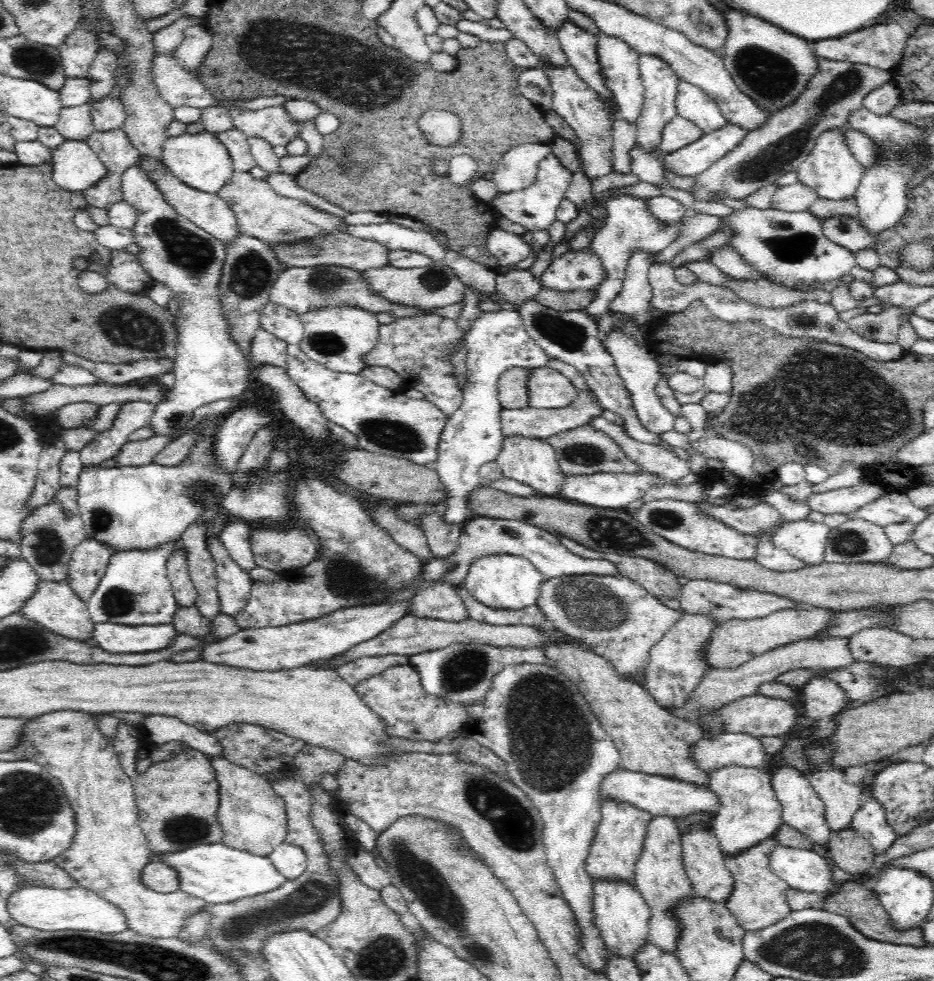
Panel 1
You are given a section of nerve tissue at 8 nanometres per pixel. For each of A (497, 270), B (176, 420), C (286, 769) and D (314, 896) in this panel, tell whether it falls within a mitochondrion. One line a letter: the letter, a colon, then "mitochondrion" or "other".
A: other
B: mitochondrion
C: other
D: mitochondrion

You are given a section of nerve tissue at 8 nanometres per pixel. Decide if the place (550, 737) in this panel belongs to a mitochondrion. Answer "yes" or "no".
yes

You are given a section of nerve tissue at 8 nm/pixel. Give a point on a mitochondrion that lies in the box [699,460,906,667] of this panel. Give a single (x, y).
(845, 543)

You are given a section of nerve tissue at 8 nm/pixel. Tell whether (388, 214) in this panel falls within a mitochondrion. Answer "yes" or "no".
no

